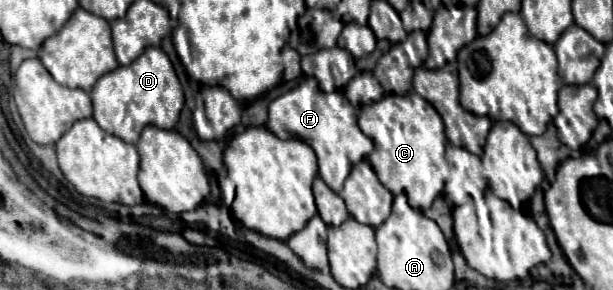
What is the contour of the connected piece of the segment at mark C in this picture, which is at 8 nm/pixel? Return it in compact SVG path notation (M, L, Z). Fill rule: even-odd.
M415 90L403 96L397 94L395 98L387 94L379 102L363 106L359 112L359 128L375 144L375 150L369 156L369 164L373 166L373 170L377 170L381 184L391 194L405 192L409 204L415 210L427 210L433 204L433 200L443 194L443 186L445 186L443 176L447 176L447 168L445 168L447 136L441 130L443 120L429 102L417 96ZM405 114L409 114L411 120Z

